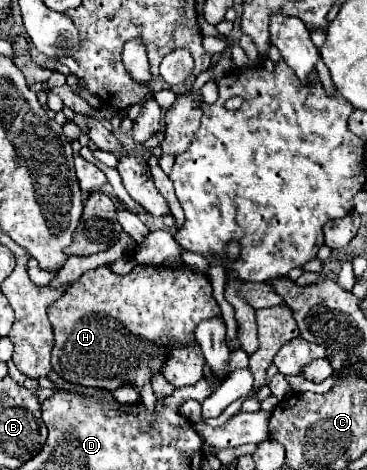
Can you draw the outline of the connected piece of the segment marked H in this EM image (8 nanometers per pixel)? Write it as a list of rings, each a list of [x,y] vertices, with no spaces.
[[[102,265],[84,273],[78,281],[68,285],[66,293],[48,309],[50,325],[54,329],[52,349],[52,371],[84,387],[116,389],[124,383],[142,387],[162,369],[168,341],[196,343],[194,329],[200,321],[220,315],[220,307],[212,297],[210,279],[202,273],[190,271],[188,267],[166,267],[166,265],[136,265],[128,275],[114,275],[110,267]]]

